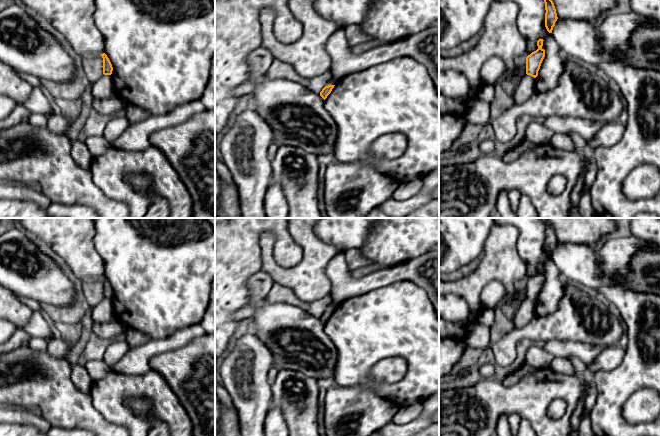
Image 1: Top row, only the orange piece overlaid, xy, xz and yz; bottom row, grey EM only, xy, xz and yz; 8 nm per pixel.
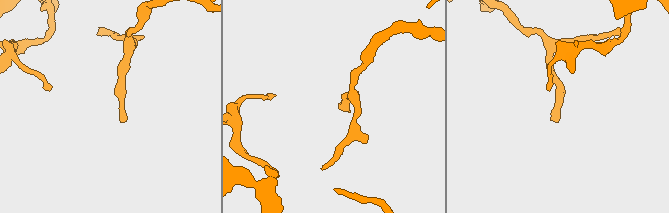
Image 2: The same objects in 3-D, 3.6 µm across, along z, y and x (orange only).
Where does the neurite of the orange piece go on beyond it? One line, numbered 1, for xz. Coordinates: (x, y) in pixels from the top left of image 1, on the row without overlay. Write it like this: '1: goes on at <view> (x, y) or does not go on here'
1: does not go on here

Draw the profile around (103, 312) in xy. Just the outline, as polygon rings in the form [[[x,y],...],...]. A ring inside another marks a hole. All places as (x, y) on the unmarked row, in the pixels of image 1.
[[[102,299],[96,306],[91,308],[91,316],[96,323],[109,323],[115,321],[115,313],[113,310],[113,300]]]

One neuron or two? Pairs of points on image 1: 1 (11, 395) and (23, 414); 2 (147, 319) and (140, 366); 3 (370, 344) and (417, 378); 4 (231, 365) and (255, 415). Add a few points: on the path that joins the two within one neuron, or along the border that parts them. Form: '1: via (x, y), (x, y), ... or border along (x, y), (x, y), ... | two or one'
1: border along (11, 405), (24, 408) | two
2: border along (174, 332), (164, 337), (151, 339) | two
3: via (385, 344), (398, 344), (417, 363) | one
4: via (243, 377), (250, 390), (252, 403) | one

